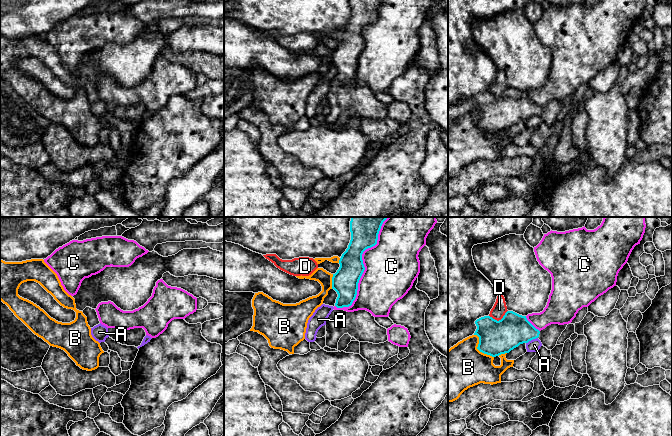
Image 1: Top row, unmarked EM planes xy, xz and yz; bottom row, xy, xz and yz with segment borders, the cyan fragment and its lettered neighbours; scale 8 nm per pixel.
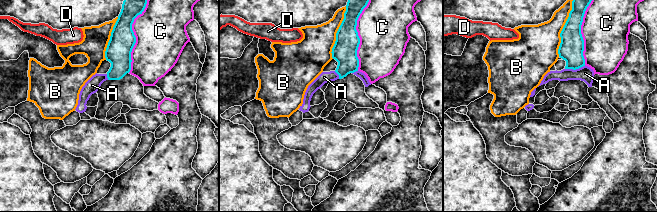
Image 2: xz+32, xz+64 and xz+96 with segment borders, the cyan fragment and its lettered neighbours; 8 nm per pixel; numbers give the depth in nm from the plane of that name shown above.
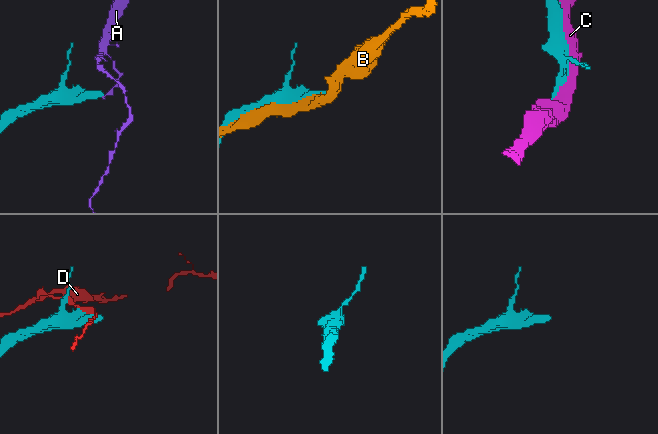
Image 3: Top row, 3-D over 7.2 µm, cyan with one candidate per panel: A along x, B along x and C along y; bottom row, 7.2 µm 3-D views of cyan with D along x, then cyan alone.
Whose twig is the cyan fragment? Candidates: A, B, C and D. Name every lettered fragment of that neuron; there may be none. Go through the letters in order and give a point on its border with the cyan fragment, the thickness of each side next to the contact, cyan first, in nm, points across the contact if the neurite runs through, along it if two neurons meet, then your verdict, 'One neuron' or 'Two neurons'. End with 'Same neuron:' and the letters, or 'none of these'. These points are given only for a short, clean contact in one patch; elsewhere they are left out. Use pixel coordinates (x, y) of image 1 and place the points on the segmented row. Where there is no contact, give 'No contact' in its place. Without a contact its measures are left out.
A: Touches cyan at yz (531, 339). Thickness 260 nm (cyan) against 100 nm. Boundary: yz (537, 337), (526, 343). Two neurons
B: Touches cyan at yz (478, 349). Thickness 280 nm (cyan) against 360 nm. Two neurons
C: Touches cyan at xz (363, 266). Thickness 220 nm (cyan) against 440 nm. Two neurons
D: Touches cyan at yz (499, 320). Thickness 280 nm (cyan) against 120 nm. Two neurons
Same neuron: none of these

